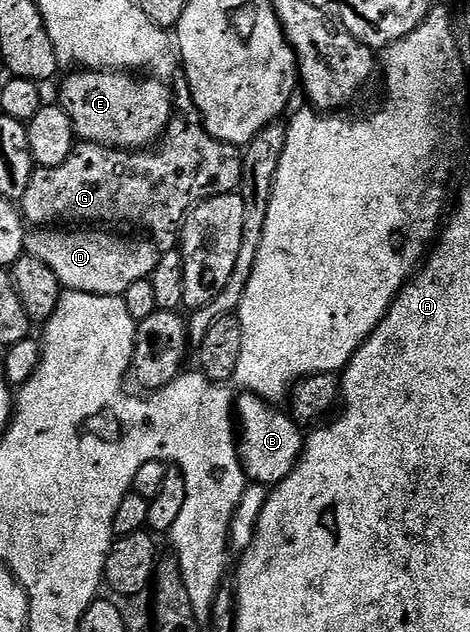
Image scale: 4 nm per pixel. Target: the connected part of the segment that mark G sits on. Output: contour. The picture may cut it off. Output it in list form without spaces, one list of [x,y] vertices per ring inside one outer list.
[[[173,120],[169,124],[162,140],[151,151],[110,149],[106,145],[80,143],[73,148],[72,154],[66,159],[66,163],[62,163],[58,167],[50,167],[49,169],[37,168],[26,187],[26,195],[19,198],[18,201],[18,208],[25,222],[32,227],[116,227],[112,225],[125,225],[128,229],[141,229],[144,232],[141,234],[151,235],[153,238],[168,237],[171,233],[173,236],[179,230],[184,218],[187,217],[189,209],[199,205],[201,201],[208,201],[211,197],[235,194],[241,188],[244,176],[241,150],[235,145],[227,145],[224,141],[214,139],[204,130],[203,124],[193,121]]]

